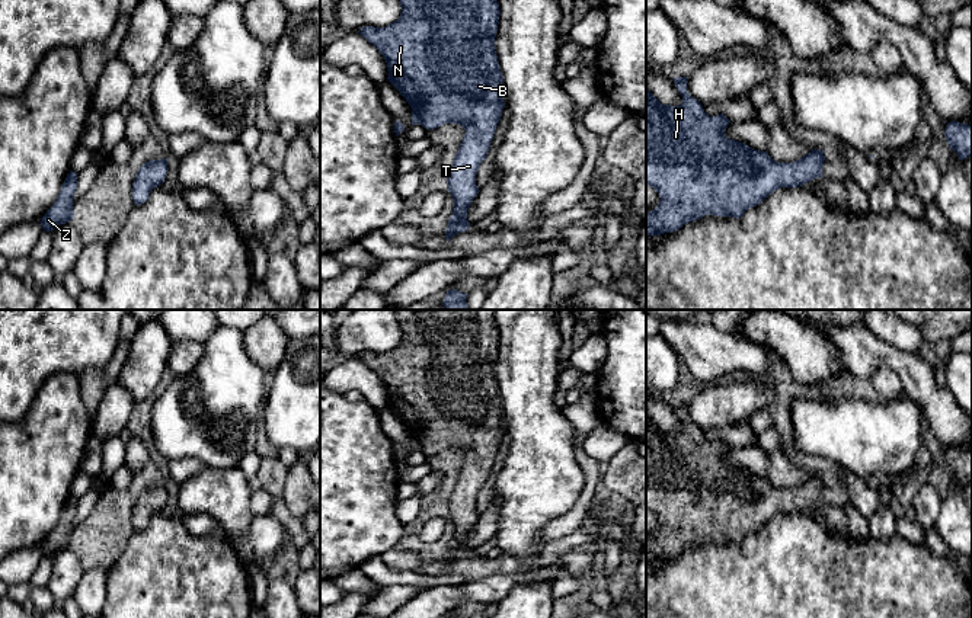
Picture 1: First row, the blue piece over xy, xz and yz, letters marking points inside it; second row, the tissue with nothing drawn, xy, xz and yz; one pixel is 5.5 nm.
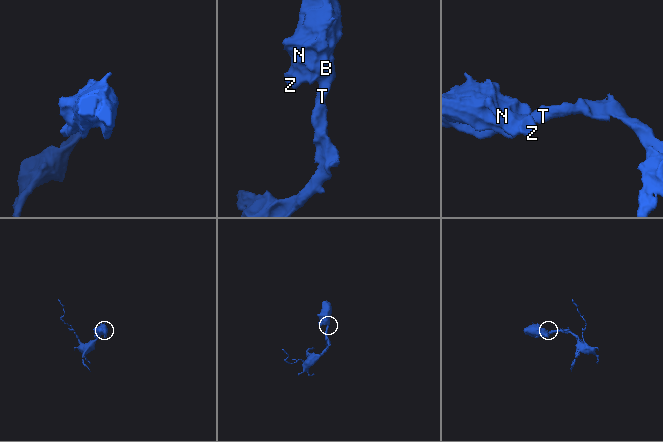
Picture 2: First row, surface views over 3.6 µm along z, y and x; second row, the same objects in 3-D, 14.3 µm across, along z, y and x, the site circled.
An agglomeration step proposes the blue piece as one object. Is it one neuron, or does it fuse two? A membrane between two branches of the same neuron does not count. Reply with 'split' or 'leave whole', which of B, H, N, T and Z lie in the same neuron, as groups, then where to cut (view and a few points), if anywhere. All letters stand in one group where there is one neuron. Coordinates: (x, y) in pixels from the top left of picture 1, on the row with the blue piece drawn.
leave whole; groups B H N T Z; cut none

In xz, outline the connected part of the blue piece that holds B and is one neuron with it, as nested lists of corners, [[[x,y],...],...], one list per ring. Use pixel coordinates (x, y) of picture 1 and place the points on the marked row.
[[[400,0],[400,17],[386,28],[364,26],[361,33],[384,57],[387,80],[412,108],[412,125],[426,129],[458,124],[466,129],[447,183],[454,199],[445,238],[467,231],[467,211],[479,193],[476,174],[486,160],[503,103],[503,77],[495,51],[498,0]]]

